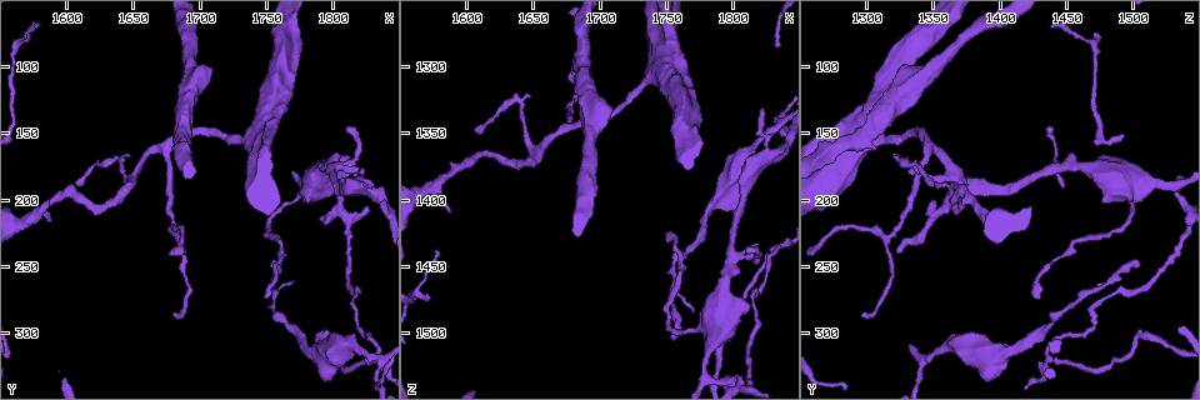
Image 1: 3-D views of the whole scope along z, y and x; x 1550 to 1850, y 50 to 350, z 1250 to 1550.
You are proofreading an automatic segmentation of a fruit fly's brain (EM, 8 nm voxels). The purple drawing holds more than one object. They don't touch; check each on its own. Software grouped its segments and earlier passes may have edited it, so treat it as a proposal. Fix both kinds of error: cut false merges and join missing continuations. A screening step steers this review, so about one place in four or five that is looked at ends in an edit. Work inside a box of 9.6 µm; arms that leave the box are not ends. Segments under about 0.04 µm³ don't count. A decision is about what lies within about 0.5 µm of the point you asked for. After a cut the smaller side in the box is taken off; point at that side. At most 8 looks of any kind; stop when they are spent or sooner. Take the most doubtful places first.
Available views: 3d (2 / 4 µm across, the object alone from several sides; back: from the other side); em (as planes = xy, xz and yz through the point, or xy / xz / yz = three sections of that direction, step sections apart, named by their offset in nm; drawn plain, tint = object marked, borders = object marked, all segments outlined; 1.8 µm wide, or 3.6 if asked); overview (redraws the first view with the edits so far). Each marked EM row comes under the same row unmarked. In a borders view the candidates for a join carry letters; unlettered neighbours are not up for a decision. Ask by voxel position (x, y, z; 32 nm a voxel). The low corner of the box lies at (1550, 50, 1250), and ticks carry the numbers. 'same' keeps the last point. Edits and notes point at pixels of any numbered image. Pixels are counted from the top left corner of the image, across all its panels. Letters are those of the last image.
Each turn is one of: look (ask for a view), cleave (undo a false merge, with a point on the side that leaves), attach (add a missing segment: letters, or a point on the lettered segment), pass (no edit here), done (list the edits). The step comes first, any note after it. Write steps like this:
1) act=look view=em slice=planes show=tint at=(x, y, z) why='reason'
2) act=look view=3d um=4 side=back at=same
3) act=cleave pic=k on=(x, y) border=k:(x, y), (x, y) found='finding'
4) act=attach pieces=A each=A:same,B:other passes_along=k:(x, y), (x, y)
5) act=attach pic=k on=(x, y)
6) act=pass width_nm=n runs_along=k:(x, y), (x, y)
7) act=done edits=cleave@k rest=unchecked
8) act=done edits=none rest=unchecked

act=look view=3d um=2 at=(1752, 274, 1430) why='free end'

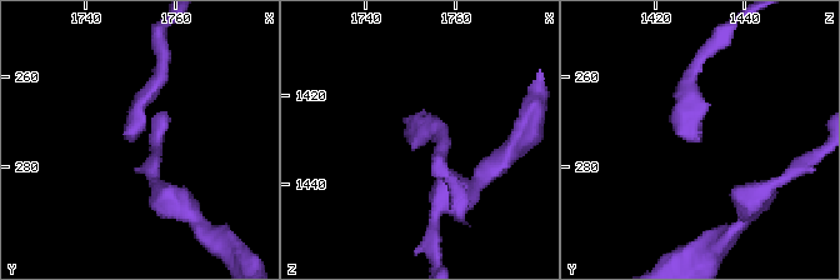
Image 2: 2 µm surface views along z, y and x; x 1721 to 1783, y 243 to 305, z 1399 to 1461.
act=look view=em slice=planes show=borders at=(1750, 274, 1429) why='shape alone is not enough'

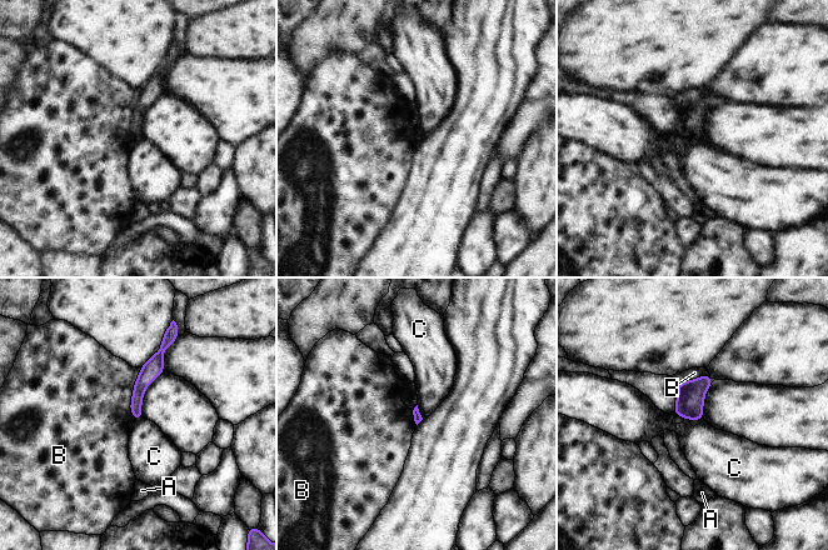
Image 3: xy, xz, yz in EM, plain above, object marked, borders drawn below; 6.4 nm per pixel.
act=pass each=A:other,B:other,C:other runs_along=3:(159, 355), (139, 388), (136, 416) found='none of them fits'

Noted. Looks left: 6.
act=look view=3d um=2 at=(1834, 316, 1434) why='a fork'

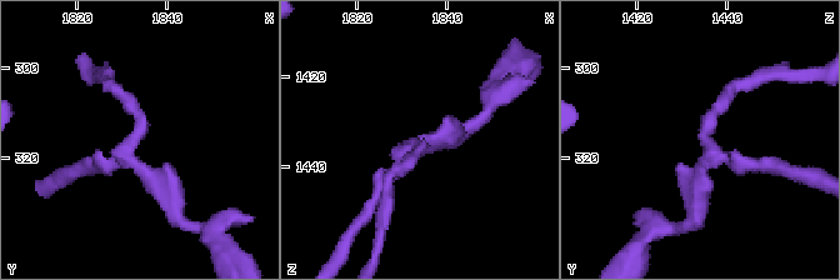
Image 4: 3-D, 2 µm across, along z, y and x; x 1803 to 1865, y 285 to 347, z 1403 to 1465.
act=look view=em slice=yz step=16 show=tint at=(1832, 317, 1436) arms=3

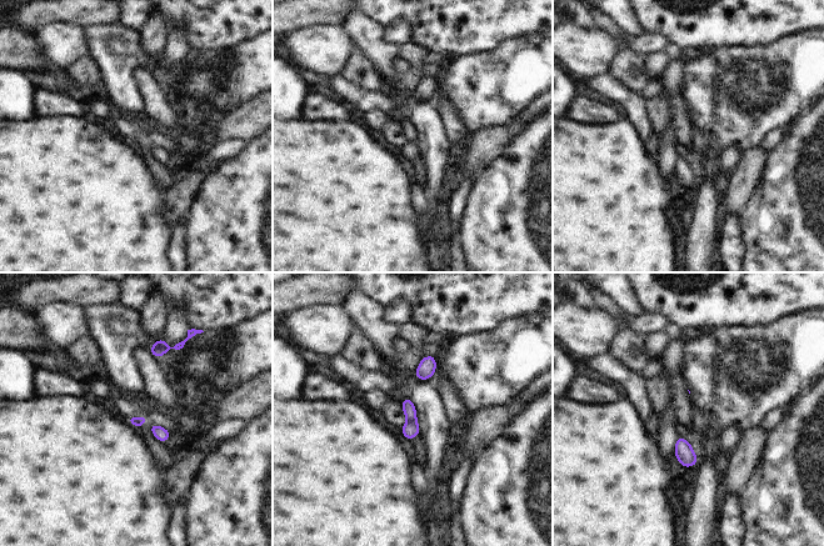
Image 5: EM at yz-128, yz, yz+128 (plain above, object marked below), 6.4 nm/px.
act=look view=em slice=planes show=borders at=same

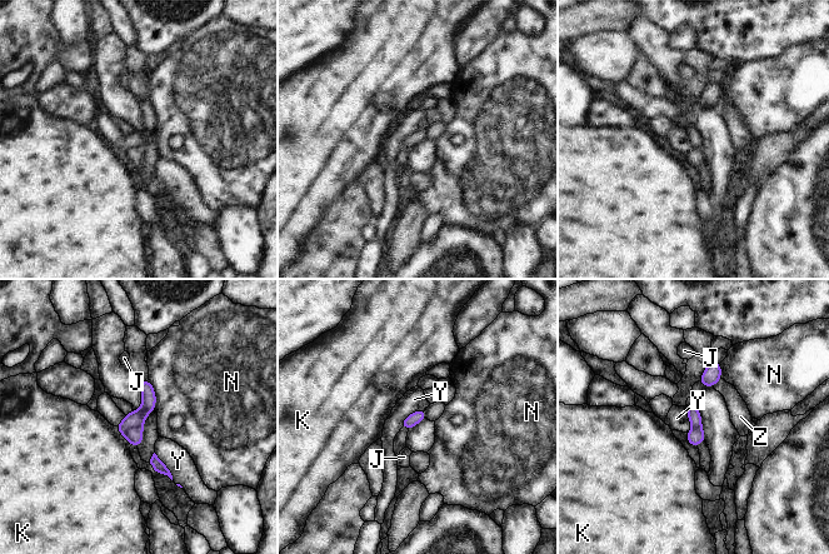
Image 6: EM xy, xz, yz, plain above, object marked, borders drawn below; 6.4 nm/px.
act=cleave pic=6 on=(134, 435) width_nm=80 each=J:other,K:other,N:other,Y:other,Z:other border=6:(140, 428), (129, 427), (123, 433) found='two cells meet here'

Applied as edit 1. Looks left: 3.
act=look view=em slice=xz step=8 show=borders at=(1820, 182, 1332) why='tapers out'

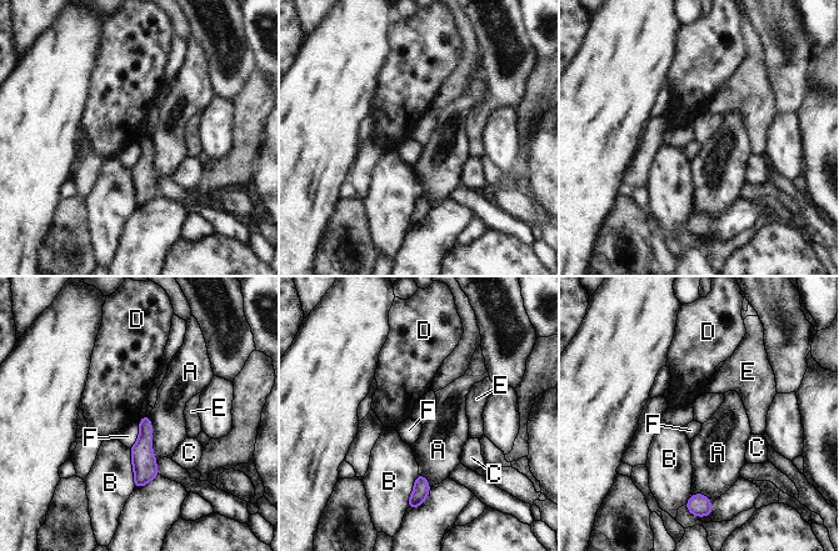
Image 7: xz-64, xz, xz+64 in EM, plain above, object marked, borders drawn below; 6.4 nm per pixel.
act=look view=em slice=planes show=borders at=same why='another direction'

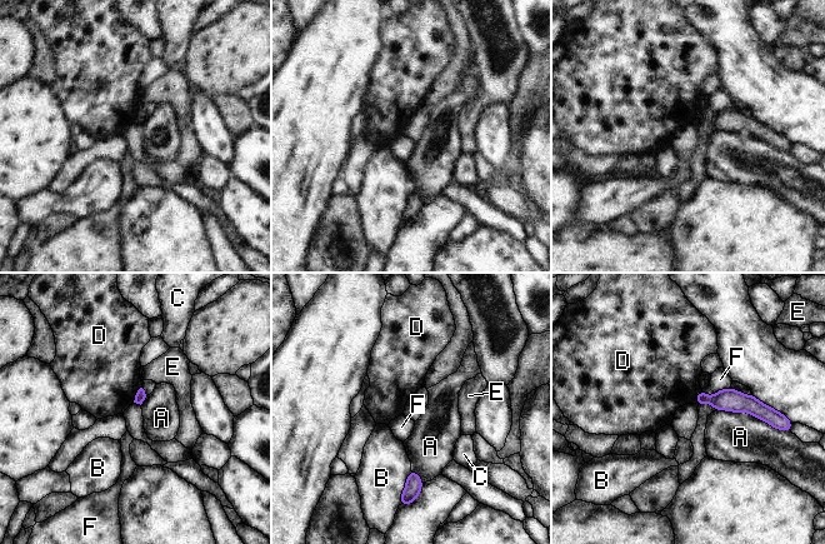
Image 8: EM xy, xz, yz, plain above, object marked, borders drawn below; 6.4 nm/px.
act=pass each=A:other,B:other,C:other,D:other,E:other,F:other runs_along=8:(698, 402), (749, 403), (766, 417) found='none of them fits'

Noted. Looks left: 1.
act=done edits=cleave@6 rest=unchecked

